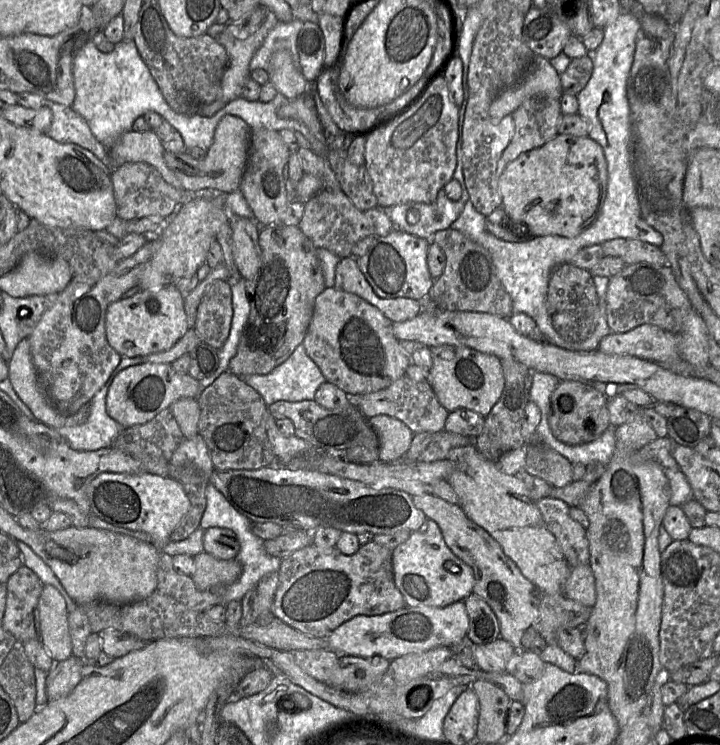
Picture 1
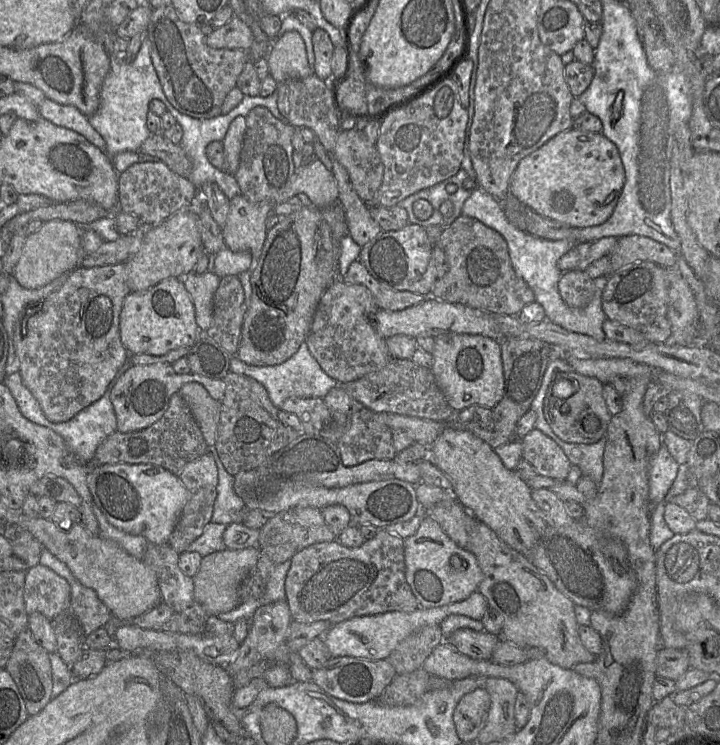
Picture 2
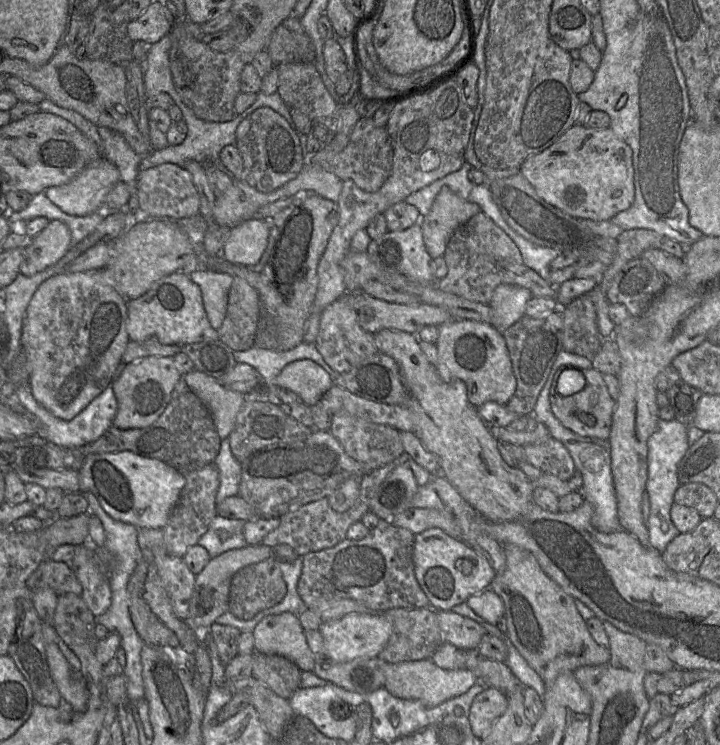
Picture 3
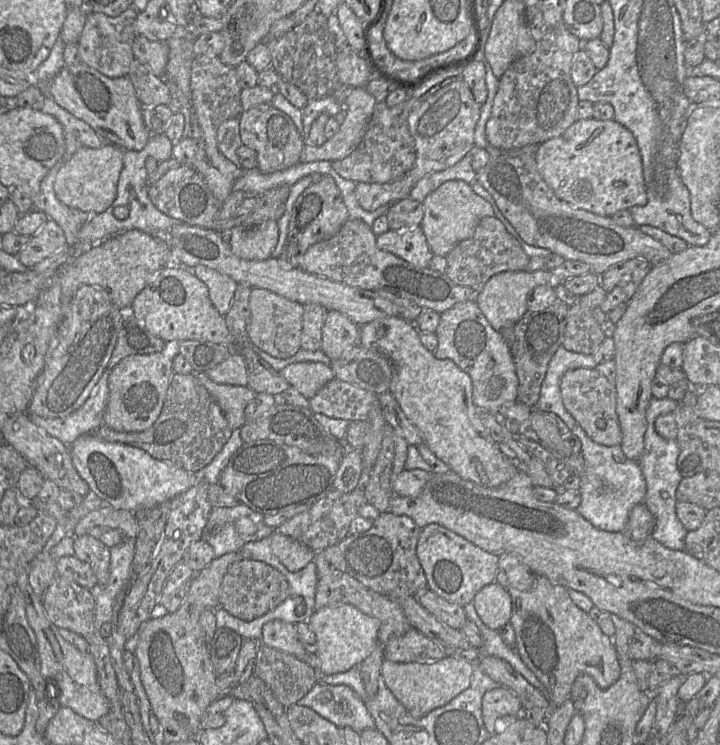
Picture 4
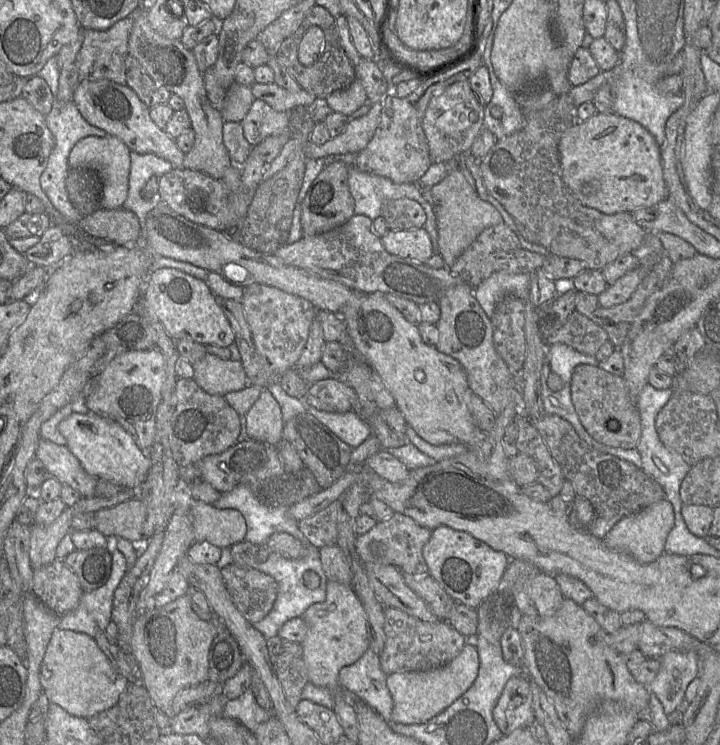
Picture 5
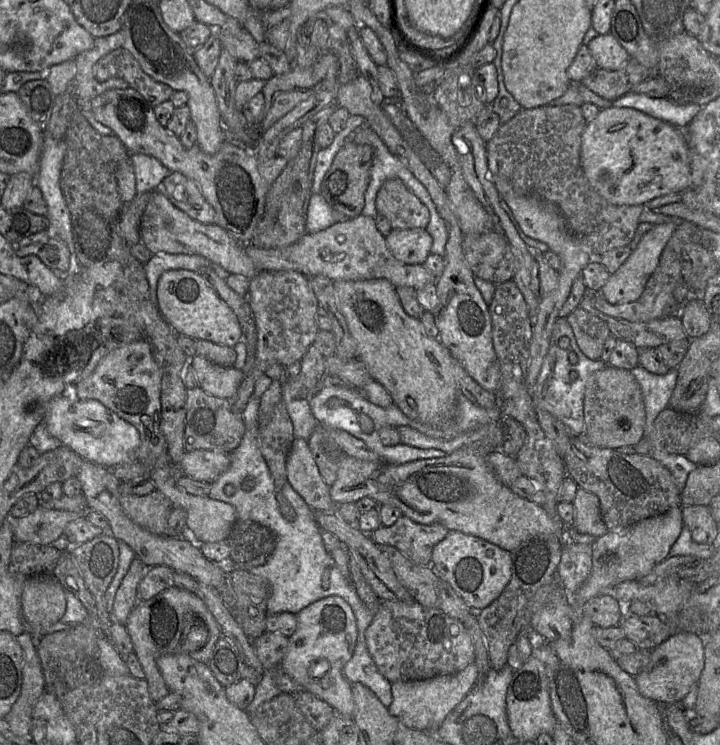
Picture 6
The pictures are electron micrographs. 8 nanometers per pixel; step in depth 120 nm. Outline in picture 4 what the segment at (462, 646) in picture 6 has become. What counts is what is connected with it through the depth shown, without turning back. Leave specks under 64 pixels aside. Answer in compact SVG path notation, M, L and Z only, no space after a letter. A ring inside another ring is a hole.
M415 628L384 645L384 659L396 663L432 663L445 657L440 645Z

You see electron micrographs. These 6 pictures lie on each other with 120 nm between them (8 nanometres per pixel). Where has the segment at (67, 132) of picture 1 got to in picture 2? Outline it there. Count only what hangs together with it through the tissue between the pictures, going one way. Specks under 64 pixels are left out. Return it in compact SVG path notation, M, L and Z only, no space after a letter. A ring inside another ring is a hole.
M45 98L38 106L40 117L77 132L84 136L90 143L106 152L107 145L103 137L92 127L89 119L76 107L59 104L49 98Z

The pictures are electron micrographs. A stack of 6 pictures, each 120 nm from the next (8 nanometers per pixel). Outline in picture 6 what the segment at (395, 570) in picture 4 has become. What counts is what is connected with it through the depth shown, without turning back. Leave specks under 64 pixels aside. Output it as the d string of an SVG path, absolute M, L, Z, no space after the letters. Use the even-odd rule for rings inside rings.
M402 515L392 526L381 526L370 533L369 537L378 546L388 545L398 549L418 566L431 566L433 548L447 536L449 531L440 524L423 525Z

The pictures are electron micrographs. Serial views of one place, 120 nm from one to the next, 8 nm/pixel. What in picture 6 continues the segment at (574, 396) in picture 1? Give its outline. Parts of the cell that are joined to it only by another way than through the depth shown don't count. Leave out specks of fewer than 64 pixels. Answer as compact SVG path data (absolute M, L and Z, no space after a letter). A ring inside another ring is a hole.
M607 365L593 372L586 382L583 412L585 427L578 437L587 444L608 449L634 447L644 436L646 413L643 396L638 382L628 370Z

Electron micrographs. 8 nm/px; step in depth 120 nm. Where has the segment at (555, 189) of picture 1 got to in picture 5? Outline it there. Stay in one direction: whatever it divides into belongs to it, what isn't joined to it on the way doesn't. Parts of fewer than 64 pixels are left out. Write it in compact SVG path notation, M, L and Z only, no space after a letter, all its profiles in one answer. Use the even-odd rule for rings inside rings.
M596 112L587 120L578 122L563 134L558 149L562 179L573 195L587 207L604 214L632 212L639 208L654 207L668 195L663 179L661 150L656 140L640 123L615 112Z

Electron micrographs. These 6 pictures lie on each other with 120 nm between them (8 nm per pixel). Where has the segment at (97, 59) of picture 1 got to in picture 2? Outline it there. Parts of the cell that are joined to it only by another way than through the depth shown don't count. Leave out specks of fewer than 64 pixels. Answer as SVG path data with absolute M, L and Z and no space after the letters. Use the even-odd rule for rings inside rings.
M145 37L142 41L139 52L133 61L118 61L111 57L109 72L105 76L100 89L98 109L92 116L88 117L89 123L105 140L107 145L106 153L111 160L120 152L139 151L143 141L147 140L148 137L152 135L146 125L149 103L152 100L158 99L162 101L165 104L166 109L169 110L171 114L172 110L175 109L163 92L161 83L151 60L150 48L151 42Z

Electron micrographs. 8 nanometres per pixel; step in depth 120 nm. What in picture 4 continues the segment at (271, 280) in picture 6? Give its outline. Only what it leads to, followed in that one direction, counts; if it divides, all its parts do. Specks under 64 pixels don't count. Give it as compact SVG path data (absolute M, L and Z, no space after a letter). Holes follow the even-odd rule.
M252 288L249 308L248 341L251 344L279 359L290 358L301 349L304 305L266 289Z

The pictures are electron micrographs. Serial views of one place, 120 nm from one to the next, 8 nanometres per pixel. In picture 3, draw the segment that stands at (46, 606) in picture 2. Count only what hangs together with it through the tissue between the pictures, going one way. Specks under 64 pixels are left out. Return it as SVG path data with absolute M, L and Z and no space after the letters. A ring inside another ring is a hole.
M45 559L39 568L41 582L44 586L53 589L57 595L66 593L80 595L82 593L80 582L66 563Z

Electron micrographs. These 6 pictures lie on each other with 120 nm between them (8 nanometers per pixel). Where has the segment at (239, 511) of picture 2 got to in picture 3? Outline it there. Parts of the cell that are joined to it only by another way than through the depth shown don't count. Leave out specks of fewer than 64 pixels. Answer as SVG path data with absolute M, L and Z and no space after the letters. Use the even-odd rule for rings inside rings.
M229 438L221 441L219 453L213 463L217 467L220 477L216 495L217 504L227 497L236 496L239 493L241 465L231 452Z

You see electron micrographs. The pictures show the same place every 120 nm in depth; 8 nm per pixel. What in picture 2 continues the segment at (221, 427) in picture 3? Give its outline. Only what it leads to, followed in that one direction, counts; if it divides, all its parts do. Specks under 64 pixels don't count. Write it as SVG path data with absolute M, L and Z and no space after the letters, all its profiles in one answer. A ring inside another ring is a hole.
M197 382L184 384L179 393L188 404L206 444L212 449L217 438L221 401L212 398Z

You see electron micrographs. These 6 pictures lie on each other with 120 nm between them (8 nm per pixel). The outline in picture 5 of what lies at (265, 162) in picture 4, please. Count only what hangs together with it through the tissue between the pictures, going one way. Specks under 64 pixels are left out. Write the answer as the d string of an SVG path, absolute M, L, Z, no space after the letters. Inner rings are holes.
M255 99L240 122L246 140L253 147L270 136L278 136L292 130L289 112L274 110L265 101Z

